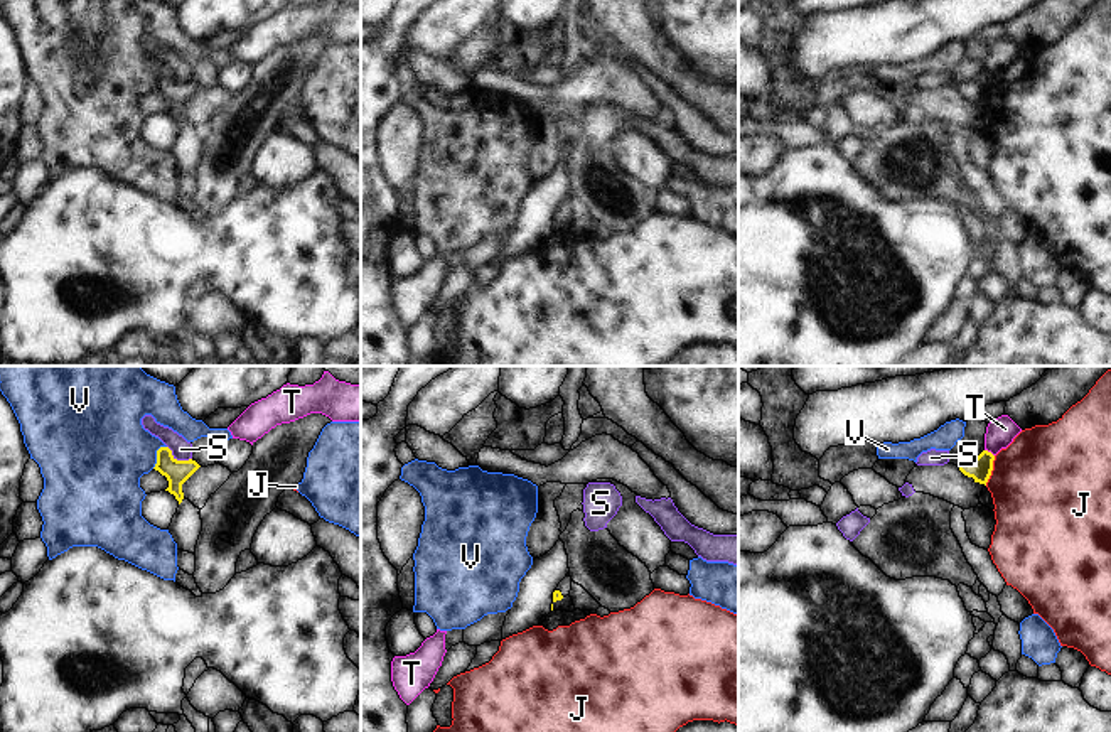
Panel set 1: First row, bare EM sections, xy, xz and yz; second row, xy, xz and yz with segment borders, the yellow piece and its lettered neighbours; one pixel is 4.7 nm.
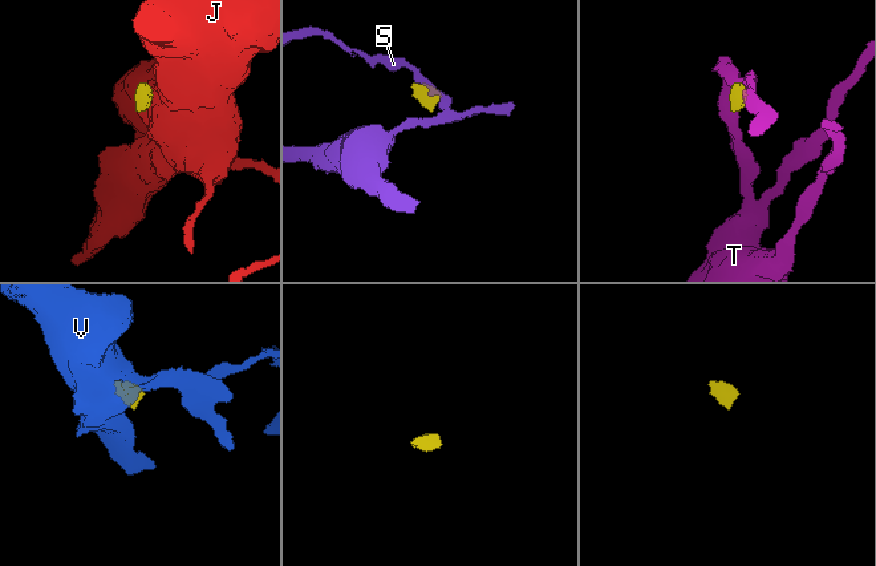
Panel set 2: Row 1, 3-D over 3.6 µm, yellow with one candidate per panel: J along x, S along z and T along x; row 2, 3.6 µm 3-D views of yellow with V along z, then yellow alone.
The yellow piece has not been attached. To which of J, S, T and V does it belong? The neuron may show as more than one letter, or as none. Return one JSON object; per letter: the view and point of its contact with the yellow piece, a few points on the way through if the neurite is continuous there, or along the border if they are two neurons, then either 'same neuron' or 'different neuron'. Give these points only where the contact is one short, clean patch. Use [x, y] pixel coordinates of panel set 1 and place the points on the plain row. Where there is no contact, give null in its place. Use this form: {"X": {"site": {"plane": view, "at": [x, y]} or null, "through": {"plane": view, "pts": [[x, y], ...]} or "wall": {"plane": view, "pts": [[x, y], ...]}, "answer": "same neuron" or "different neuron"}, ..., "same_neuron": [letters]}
{"J": {"site": {"plane": "yz", "at": [992, 91]}, "wall": {"plane": "yz", "pts": [[995, 78], [992, 96], [985, 107]]}, "answer": "different neuron"}, "S": {"site": {"plane": "xy", "at": [176, 81]}, "wall": {"plane": "xy", "pts": [[167, 68], [177, 81], [191, 81]]}, "answer": "different neuron"}, "T": {"site": {"plane": "yz", "at": [990, 75]}, "wall": {"plane": "yz", "pts": [[985, 71], [993, 78]]}, "answer": "different neuron"}, "V": {"site": {"plane": "xy", "at": [157, 78]}, "wall": {"plane": "xy", "pts": [[166, 68], [157, 73], [157, 85], [152, 90]]}, "answer": "different neuron"}, "same_neuron": []}

